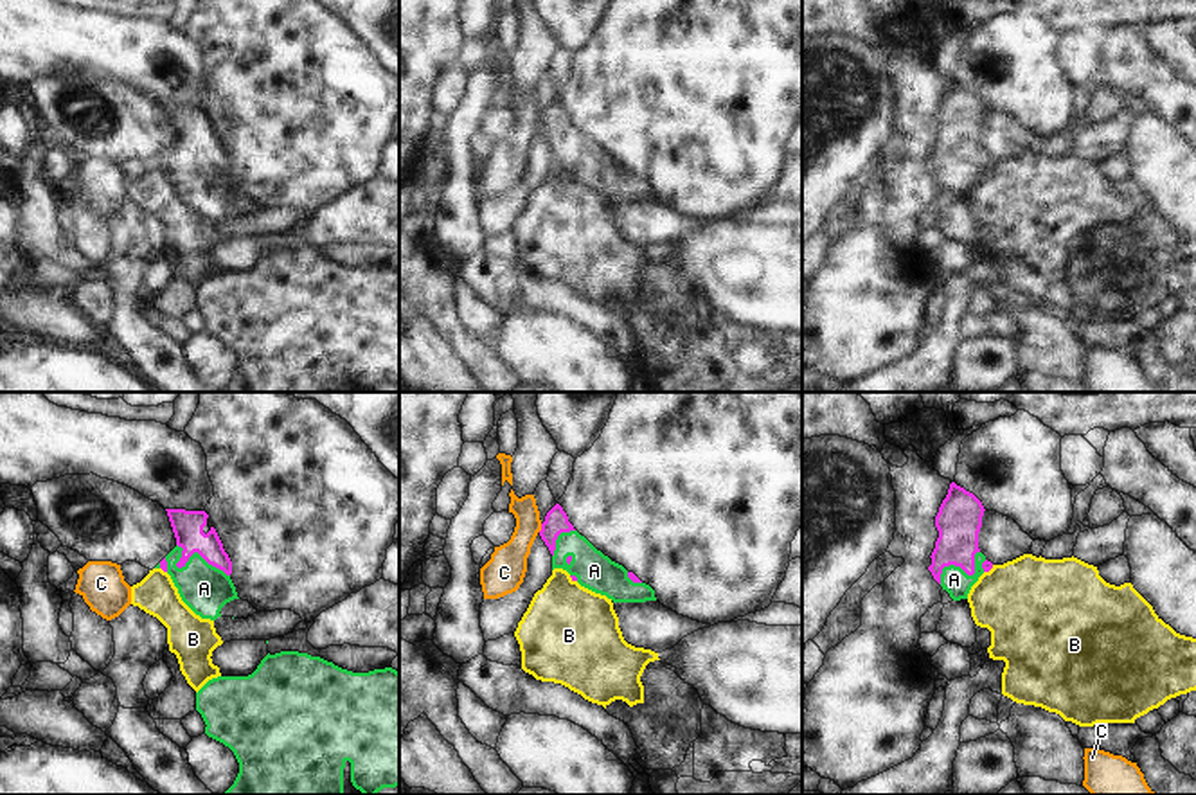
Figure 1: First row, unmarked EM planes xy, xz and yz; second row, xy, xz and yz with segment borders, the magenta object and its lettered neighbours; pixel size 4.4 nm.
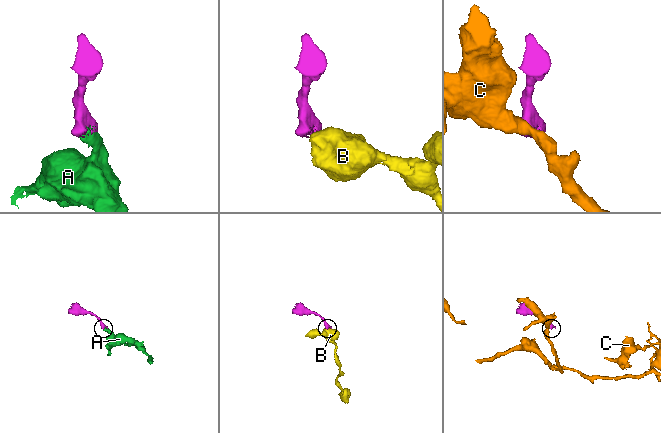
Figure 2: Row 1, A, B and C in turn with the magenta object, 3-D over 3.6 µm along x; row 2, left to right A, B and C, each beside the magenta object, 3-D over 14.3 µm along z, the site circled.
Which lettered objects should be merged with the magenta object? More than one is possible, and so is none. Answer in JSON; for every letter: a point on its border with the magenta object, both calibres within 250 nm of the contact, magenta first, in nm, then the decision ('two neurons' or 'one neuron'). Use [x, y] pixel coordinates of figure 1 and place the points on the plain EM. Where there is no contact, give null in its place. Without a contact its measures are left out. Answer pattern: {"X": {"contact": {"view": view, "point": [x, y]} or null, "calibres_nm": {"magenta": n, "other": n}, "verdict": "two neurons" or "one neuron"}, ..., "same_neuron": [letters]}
{"A": {"contact": {"view": "xy", "point": [193, 150]}, "calibres_nm": {"magenta": 140, "other": 220}, "verdict": "one neuron"}, "B": {"contact": {"view": "yz", "point": [988, 168]}, "calibres_nm": {"magenta": 50, "other": 440}, "verdict": "two neurons"}, "C": {"contact": {"view": "xz", "point": [542, 125]}, "calibres_nm": {"magenta": 110, "other": 170}, "verdict": "two neurons"}, "same_neuron": ["A"]}

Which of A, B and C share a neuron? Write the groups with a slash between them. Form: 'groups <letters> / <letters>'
groups A / B / C

